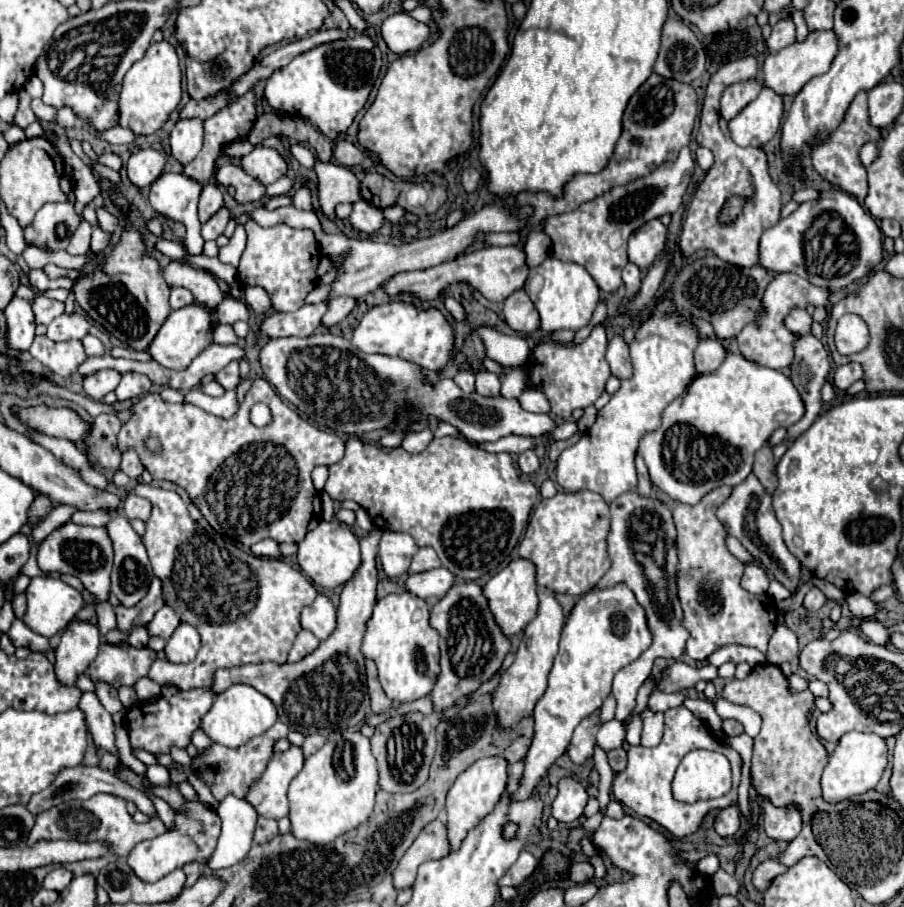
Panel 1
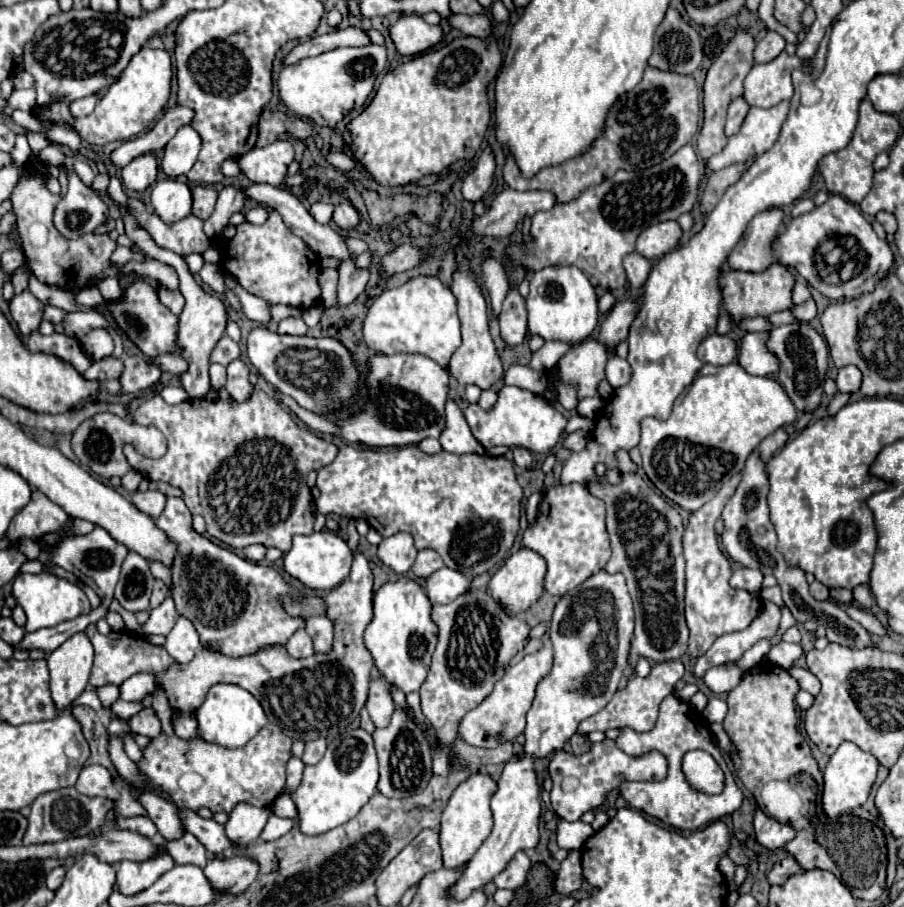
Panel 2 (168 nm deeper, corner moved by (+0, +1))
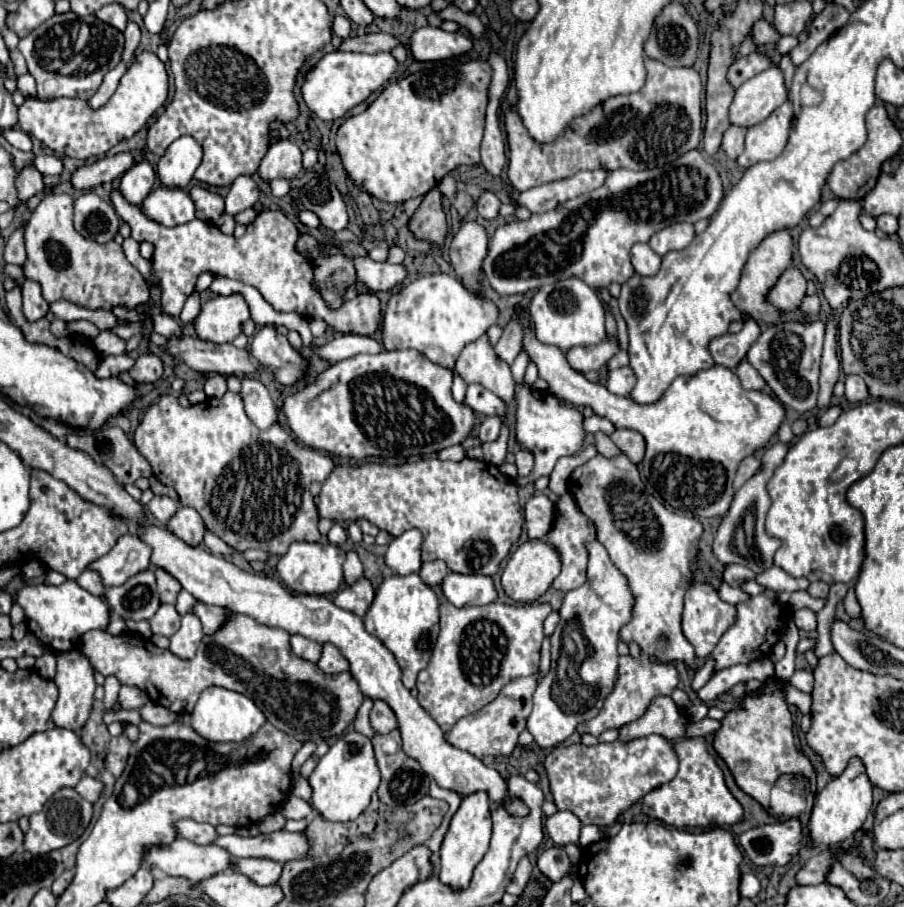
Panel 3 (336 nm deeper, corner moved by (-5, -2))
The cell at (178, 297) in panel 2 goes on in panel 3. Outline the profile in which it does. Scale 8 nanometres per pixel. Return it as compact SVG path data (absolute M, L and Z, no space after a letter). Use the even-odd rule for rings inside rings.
M111 192L111 202L117 210L117 214L131 226L131 238L135 238L137 242L151 242L153 244L153 258L151 258L151 264L155 268L155 274L159 278L159 290L161 290L161 308L163 312L167 312L169 316L179 316L181 310L183 310L183 304L187 300L187 296L193 292L195 288L195 282L197 282L197 276L203 272L203 270L211 270L219 276L225 276L225 278L231 278L231 280L239 280L243 284L249 284L249 286L255 286L261 296L277 310L277 312L297 312L305 318L323 318L329 326L333 326L335 330L339 332L353 332L353 334L365 334L365 336L371 336L377 328L379 328L379 322L381 322L381 304L379 304L379 298L371 292L367 294L359 294L357 298L353 298L349 302L349 306L341 306L339 310L337 308L329 308L327 302L323 300L321 292L315 288L313 284L313 264L309 258L305 258L299 250L297 250L297 240L299 240L299 230L297 226L281 212L281 210L263 210L259 212L257 220L253 224L247 226L247 232L237 238L237 236L227 236L223 234L217 226L211 226L209 222L203 222L203 220L191 220L189 224L181 224L181 226L175 226L175 228L165 228L163 224L157 224L155 220L151 220L143 208L139 204L129 204L121 192Z

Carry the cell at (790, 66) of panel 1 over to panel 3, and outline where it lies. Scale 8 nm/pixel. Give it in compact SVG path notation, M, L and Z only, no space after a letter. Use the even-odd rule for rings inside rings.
M773 66L737 88L735 100L729 108L731 124L741 124L747 128L759 124L787 100L789 90L785 88L783 70Z

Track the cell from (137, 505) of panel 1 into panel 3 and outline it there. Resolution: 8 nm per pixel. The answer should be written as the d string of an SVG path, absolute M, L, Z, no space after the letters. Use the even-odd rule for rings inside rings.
M155 496L149 504L147 510L155 516L157 522L167 524L167 520L173 516L173 512L177 510L177 502L173 502L169 496Z

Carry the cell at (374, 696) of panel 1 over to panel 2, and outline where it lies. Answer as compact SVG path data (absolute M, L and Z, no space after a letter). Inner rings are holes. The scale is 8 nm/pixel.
M372 677L372 681L370 681L370 693L368 693L366 709L368 709L370 719L376 727L388 725L388 721L394 713L394 703L392 703L392 697L390 697L390 689L378 677Z

